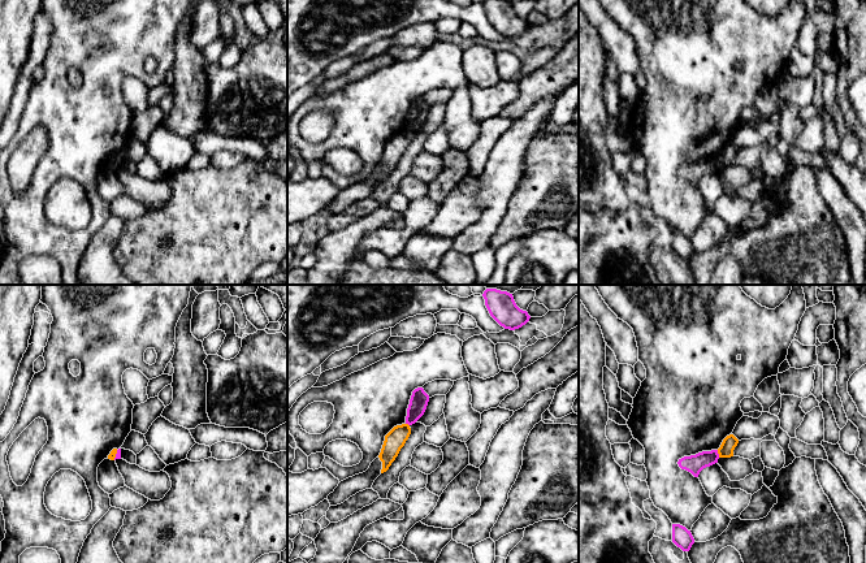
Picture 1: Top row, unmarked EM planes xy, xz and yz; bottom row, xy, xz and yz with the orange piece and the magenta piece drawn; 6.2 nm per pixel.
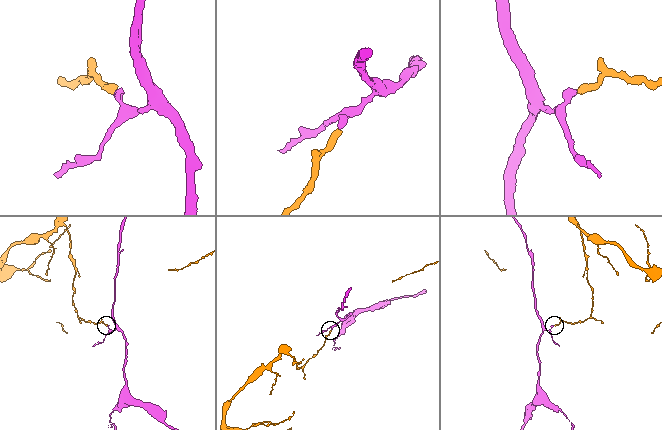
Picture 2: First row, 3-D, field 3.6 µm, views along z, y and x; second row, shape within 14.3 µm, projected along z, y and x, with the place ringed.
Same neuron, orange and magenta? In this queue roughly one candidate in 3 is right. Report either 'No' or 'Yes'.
No

